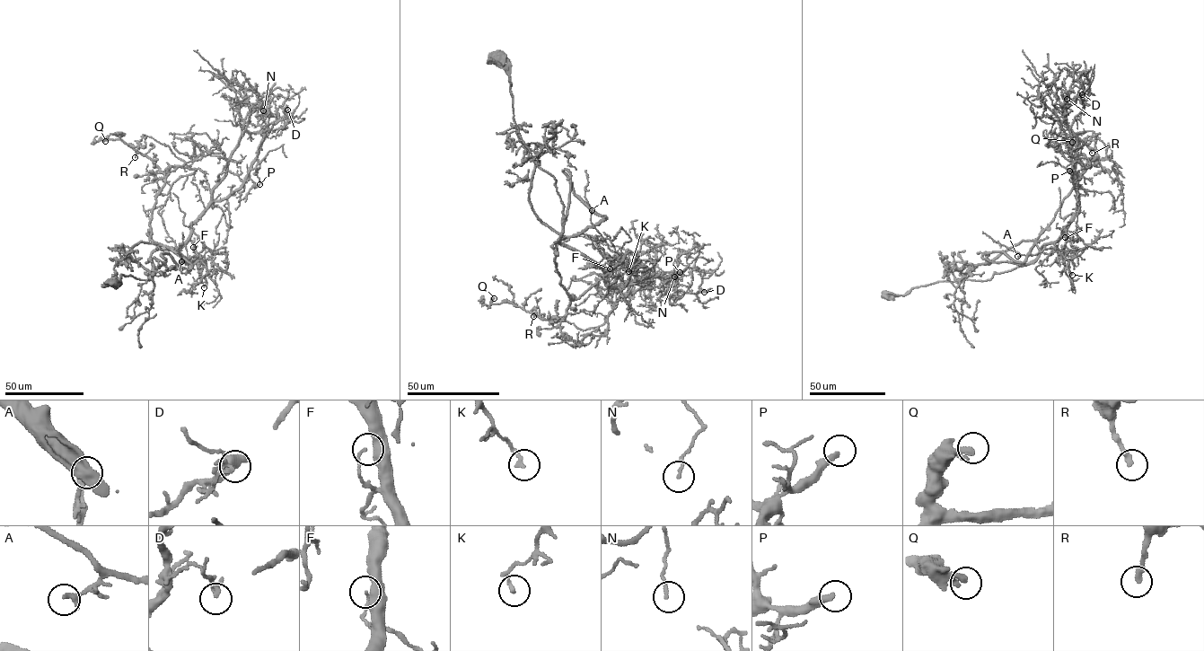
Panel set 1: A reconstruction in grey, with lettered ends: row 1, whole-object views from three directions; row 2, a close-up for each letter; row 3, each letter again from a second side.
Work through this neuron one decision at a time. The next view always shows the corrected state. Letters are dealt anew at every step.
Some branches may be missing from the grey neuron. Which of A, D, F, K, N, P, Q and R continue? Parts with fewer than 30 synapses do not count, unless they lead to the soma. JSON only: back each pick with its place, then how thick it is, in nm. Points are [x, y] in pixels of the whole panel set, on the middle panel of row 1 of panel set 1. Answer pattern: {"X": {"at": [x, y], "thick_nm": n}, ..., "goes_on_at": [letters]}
{"P": {"at": [680, 272], "thick_nm": 320}, "goes_on_at": ["P"]}

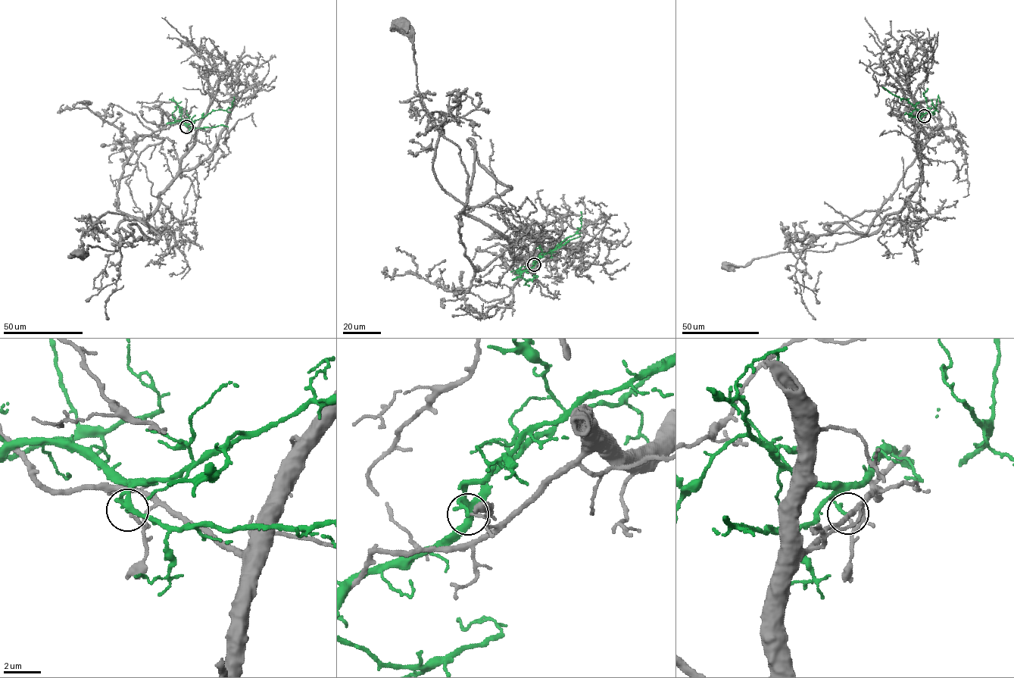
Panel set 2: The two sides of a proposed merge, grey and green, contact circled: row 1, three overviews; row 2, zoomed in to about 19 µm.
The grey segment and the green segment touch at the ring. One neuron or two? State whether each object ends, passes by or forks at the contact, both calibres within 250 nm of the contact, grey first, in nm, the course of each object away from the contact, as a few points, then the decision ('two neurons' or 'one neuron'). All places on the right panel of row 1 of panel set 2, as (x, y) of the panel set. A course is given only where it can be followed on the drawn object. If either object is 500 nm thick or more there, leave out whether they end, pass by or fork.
grey passes by; green ends; calibres 110 and 200 nm; course grey (924, 116), (917, 148), (921, 182), (877, 230), (831, 250), (781, 252), (744, 266), (725, 267); course green (924, 116), (907, 100), (893, 95), (882, 86); two neurons

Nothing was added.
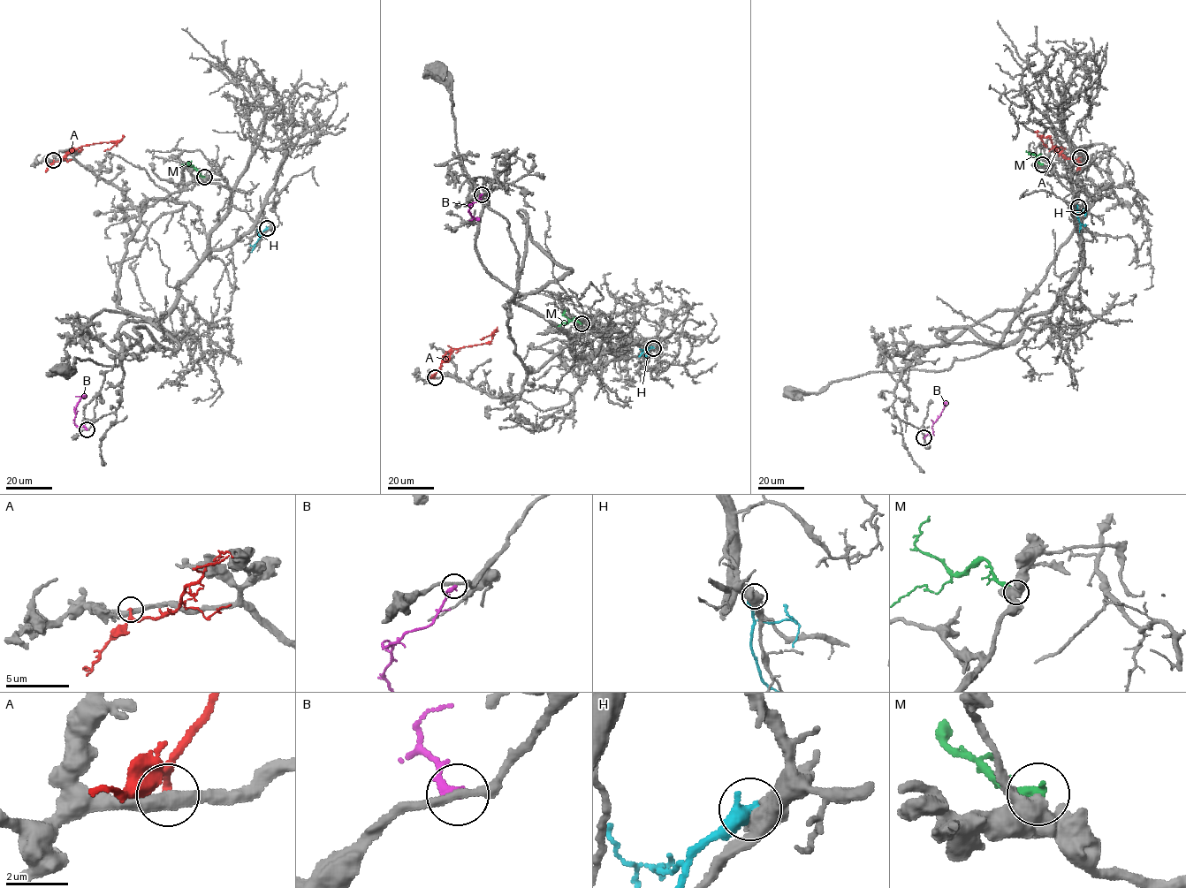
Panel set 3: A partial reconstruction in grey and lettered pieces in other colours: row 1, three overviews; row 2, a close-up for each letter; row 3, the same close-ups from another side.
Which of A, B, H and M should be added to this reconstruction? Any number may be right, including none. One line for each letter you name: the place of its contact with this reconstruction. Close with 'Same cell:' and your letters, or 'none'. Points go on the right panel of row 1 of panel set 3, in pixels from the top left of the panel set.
Same cell: none

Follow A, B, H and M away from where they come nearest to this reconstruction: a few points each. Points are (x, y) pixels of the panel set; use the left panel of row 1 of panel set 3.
A: (54, 160), (61, 161), (64, 155), (84, 145), (117, 142), (104, 150)
B: (87, 428), (74, 423), (74, 409), (80, 398), (75, 396)
H: (268, 228), (251, 252)
M: (203, 177), (188, 163), (192, 162)

